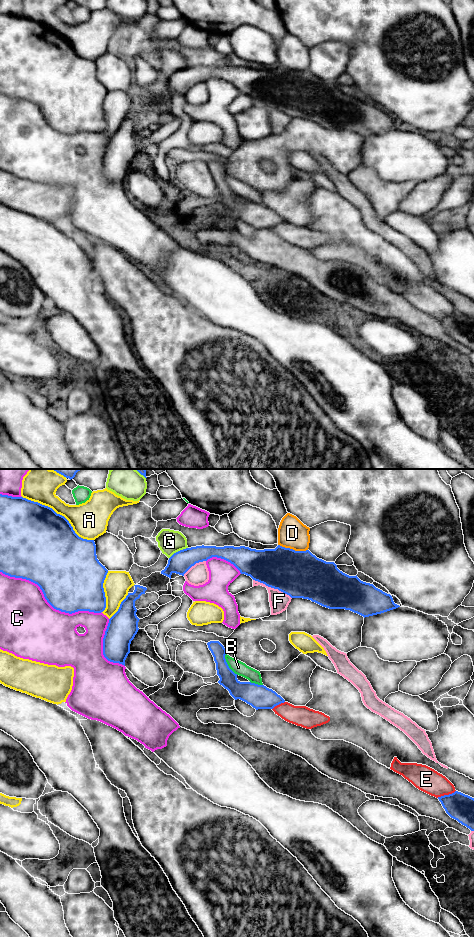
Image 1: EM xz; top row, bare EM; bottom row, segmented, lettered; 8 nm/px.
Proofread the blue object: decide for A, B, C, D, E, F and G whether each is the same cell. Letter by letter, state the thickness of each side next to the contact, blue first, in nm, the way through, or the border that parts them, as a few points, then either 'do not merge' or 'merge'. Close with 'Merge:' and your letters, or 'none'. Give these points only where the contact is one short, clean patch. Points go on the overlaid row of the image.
A: 500 nm thick on the blue side, 300 nm on the other; do not merge
B: 150 nm thick on the blue side, 110 nm on the other; do not merge
C: 500 nm thick on the blue side, 480 nm on the other; do not merge
D: 380 nm thick on the blue side, 240 nm on the other; do not merge
E: 220 nm thick on the blue side, 200 nm on the other; merge
F: 380 nm thick on the blue side, 160 nm on the other; do not merge
G: 180 nm thick on the blue side, 190 nm on the other; do not merge
Merge: E

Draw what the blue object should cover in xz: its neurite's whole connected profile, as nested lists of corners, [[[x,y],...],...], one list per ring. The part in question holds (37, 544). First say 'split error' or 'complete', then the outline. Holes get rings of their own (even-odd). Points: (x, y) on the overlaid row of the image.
complete; [[[0,494],[0,572],[37,584],[47,602],[61,612],[101,613],[106,608],[103,583],[108,570],[97,559],[94,540],[79,537],[64,516],[38,502]]]

